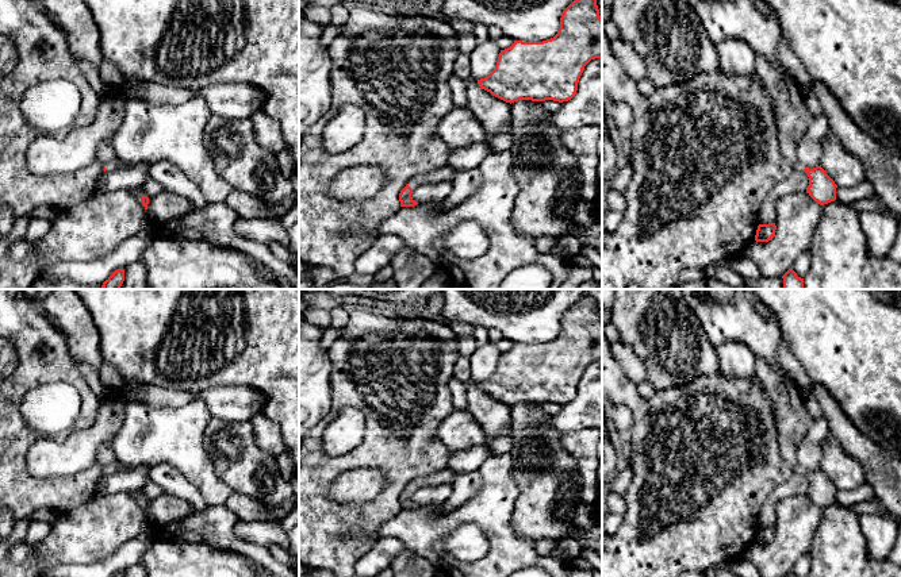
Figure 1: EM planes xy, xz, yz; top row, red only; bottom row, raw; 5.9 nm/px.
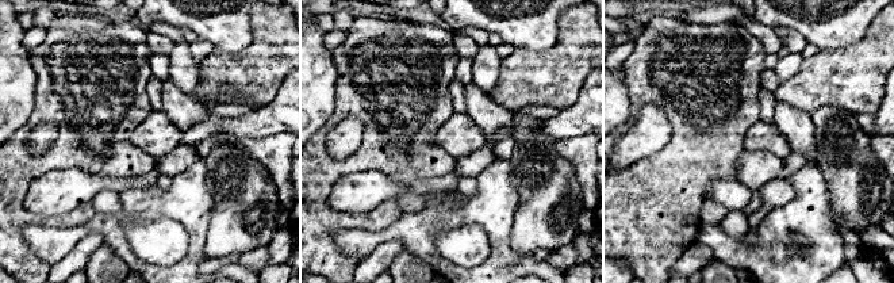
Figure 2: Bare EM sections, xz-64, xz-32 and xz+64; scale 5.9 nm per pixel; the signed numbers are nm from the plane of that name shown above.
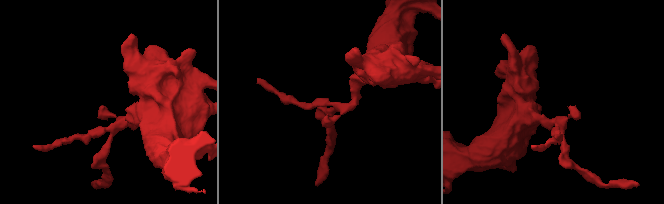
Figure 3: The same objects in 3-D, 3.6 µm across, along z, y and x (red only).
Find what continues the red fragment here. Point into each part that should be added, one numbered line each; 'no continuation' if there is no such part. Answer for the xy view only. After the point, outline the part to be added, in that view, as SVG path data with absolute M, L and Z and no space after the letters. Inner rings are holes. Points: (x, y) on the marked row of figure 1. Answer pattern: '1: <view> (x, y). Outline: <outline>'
1: xy (117, 162). Outline: M115 157L112 161L104 164L104 168L106 168L106 172L112 172L114 169L120 168L123 165L133 166L135 164L127 164L127 162L122 161L120 158Z

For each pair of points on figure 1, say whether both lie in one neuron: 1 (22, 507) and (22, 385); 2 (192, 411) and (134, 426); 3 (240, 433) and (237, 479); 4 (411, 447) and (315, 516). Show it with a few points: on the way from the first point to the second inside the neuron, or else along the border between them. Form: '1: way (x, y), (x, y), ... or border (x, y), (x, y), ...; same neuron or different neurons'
1: way (14, 477), (14, 415); same neuron
2: way (177, 420), (149, 420); same neuron
3: way (237, 443), (237, 468); same neuron
4: way (398, 477), (391, 492), (367, 516), (345, 516); same neuron

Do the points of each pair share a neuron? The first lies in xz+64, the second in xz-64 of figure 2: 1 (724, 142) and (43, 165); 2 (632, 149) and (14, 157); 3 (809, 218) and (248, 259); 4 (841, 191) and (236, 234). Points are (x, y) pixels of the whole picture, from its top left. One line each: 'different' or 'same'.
1: same
2: different
3: different
4: same

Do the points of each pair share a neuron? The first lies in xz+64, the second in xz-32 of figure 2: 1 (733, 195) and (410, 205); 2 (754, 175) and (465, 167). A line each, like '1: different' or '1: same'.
1: same
2: same

